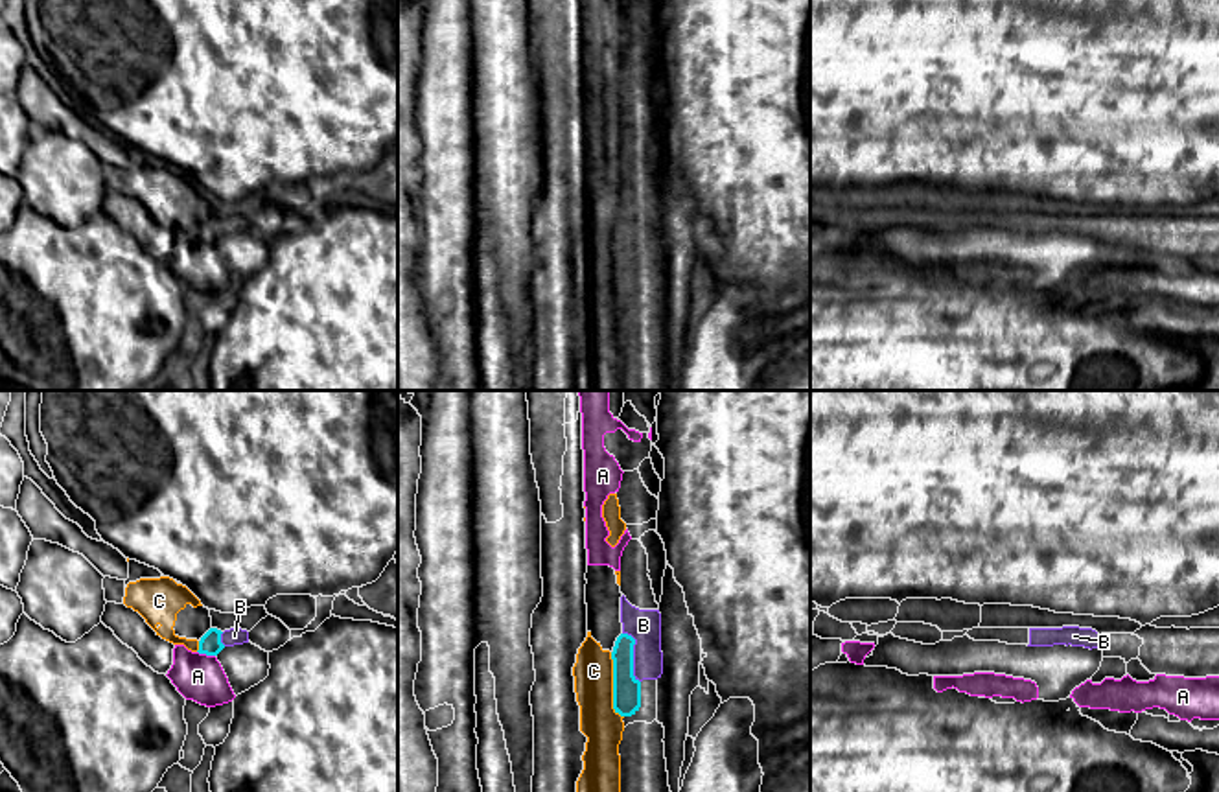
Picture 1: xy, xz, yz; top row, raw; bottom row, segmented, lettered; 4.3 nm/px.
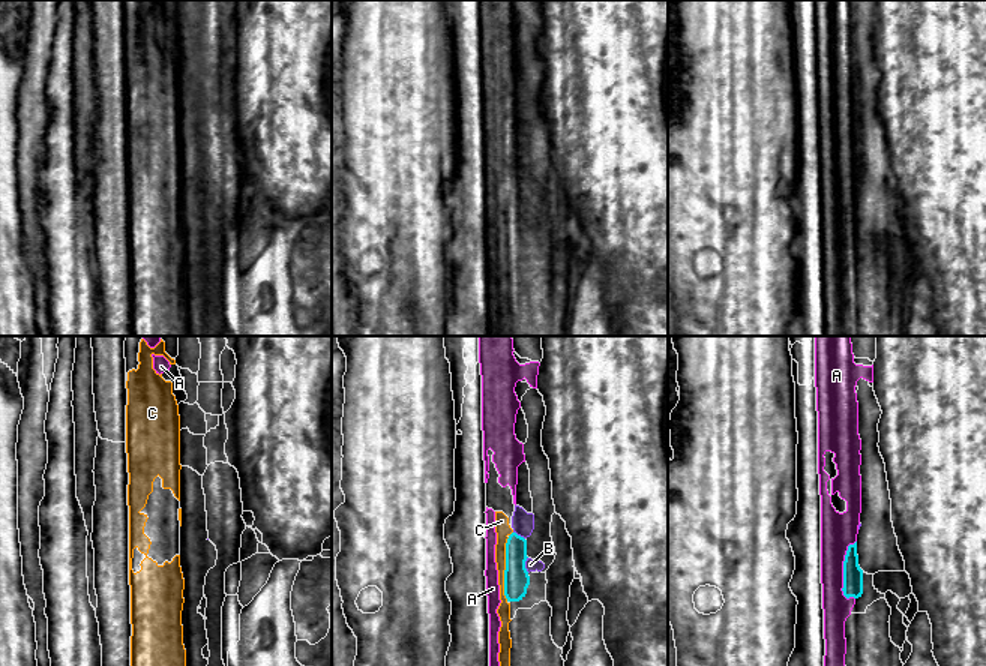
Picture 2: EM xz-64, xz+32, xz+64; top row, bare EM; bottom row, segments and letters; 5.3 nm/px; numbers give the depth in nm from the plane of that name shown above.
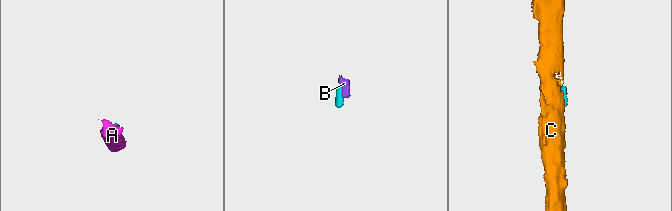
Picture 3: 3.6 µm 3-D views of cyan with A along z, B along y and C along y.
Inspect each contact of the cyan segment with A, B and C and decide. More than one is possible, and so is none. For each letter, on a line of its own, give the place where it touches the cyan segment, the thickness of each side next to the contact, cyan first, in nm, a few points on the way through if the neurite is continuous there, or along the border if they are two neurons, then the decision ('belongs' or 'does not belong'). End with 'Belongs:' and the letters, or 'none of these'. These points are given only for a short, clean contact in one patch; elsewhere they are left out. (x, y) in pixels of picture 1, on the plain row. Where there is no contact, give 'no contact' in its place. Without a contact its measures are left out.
A: meets cyan in xy at (207, 242); 100 nm thick on the cyan side, 200 nm on the other; border along xy (197, 238), (214, 244); does not belong
B: meets cyan in xz at (632, 244); 130 nm thick on the cyan side, 140 nm on the other; runs through xz (626, 279), (632, 244), (643, 212); belongs
C: meets cyan in xz at (614, 273); 130 nm thick on the cyan side, 180 nm on the other; border along xz (610, 240), (612, 293), (623, 304); does not belong
Belongs: B

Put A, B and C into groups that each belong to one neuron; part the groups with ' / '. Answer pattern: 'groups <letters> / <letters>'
groups A / B / C

